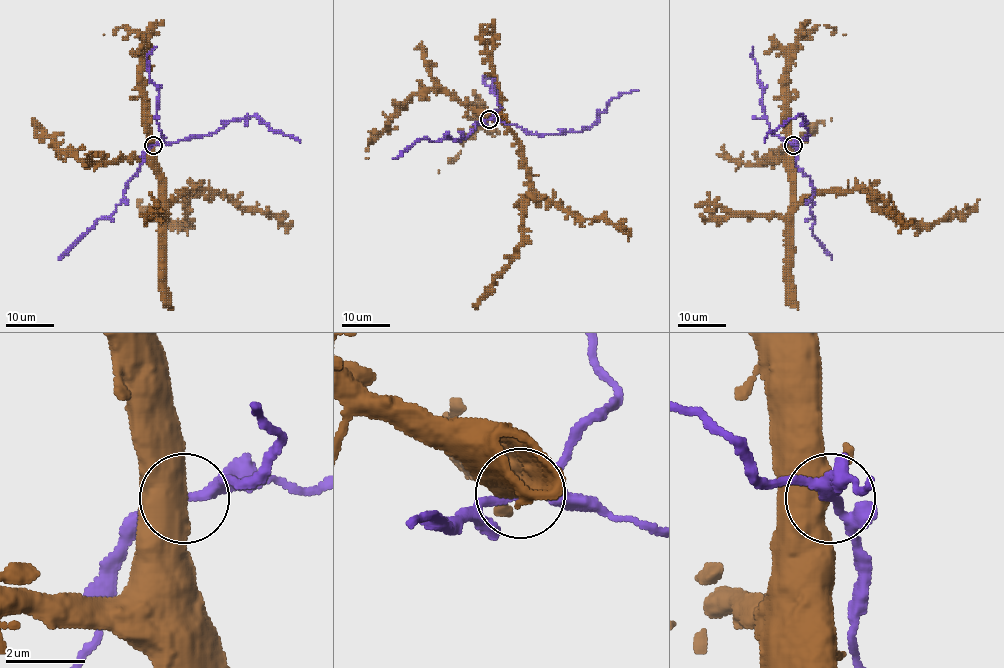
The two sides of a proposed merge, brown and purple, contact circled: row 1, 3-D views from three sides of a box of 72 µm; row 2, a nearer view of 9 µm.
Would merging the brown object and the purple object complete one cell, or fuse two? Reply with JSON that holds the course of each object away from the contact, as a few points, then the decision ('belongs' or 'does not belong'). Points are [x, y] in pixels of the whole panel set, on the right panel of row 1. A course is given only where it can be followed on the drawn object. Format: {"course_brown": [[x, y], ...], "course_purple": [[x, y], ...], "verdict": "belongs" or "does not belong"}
{"course_brown": [[792, 145], [797, 204], [825, 192], [863, 190], [892, 217], [927, 225], [967, 216], [979, 199]], "course_purple": [[792, 145], [808, 134], [803, 116], [789, 119], [770, 131], [764, 141]], "verdict": "belongs"}

